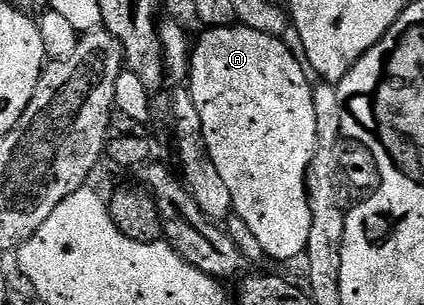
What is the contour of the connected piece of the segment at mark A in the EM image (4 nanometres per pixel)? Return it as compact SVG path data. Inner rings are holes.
M242 25L230 27L212 27L202 32L204 35L199 40L194 40L191 53L191 69L189 72L189 90L193 103L201 117L201 129L204 131L205 145L208 146L209 157L213 165L217 165L218 182L223 182L227 195L231 198L233 211L238 214L245 224L249 225L250 232L257 237L258 244L264 251L266 258L295 259L304 254L309 241L309 225L311 224L311 206L307 200L307 168L311 166L311 158L318 147L317 141L317 116L313 114L313 83L307 80L309 71L301 62L300 56L290 51L278 35L257 33L257 29L249 29Z

